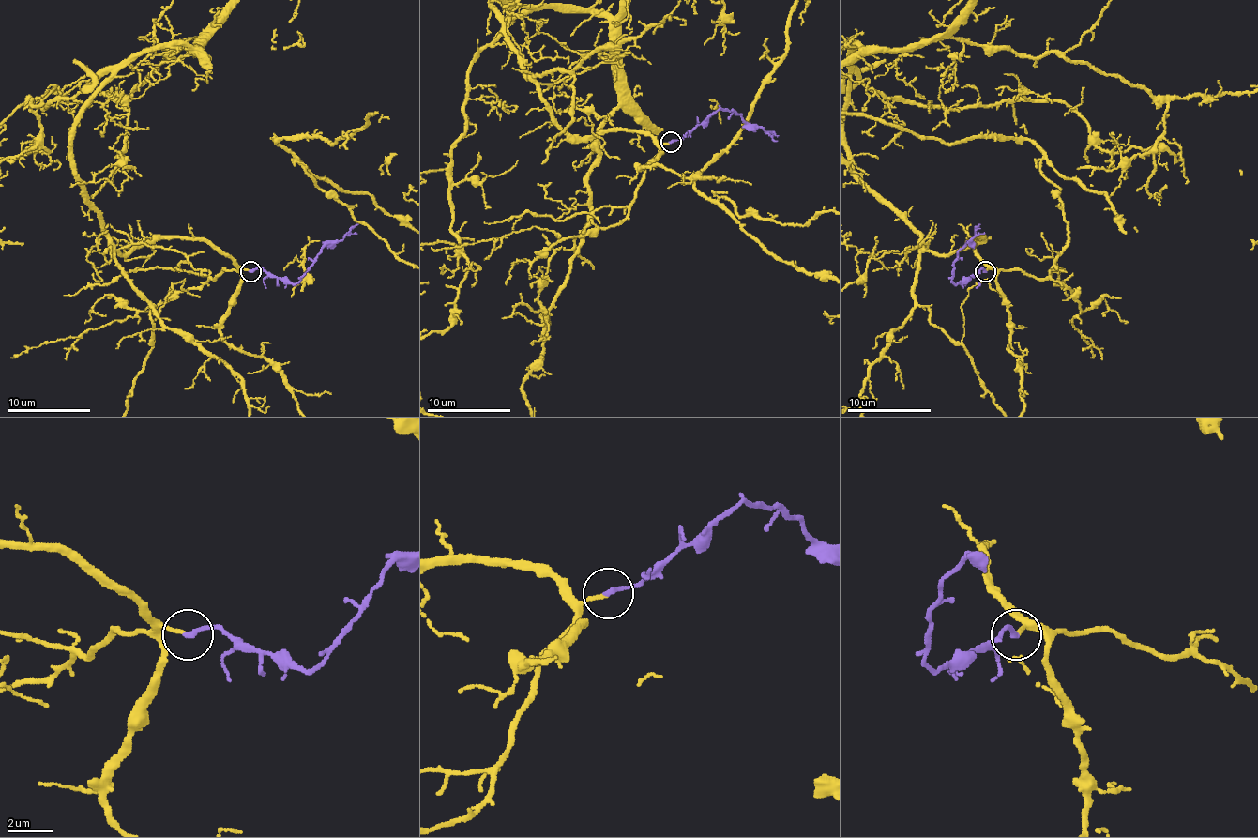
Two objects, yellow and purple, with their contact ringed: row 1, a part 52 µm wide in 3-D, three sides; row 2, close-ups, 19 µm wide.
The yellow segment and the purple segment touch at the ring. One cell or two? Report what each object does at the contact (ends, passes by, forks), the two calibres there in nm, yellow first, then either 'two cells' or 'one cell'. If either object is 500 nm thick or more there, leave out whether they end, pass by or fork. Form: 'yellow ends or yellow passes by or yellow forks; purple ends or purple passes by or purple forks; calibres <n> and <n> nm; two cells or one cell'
yellow ends; purple ends; calibres 140 and 220 nm; one cell

